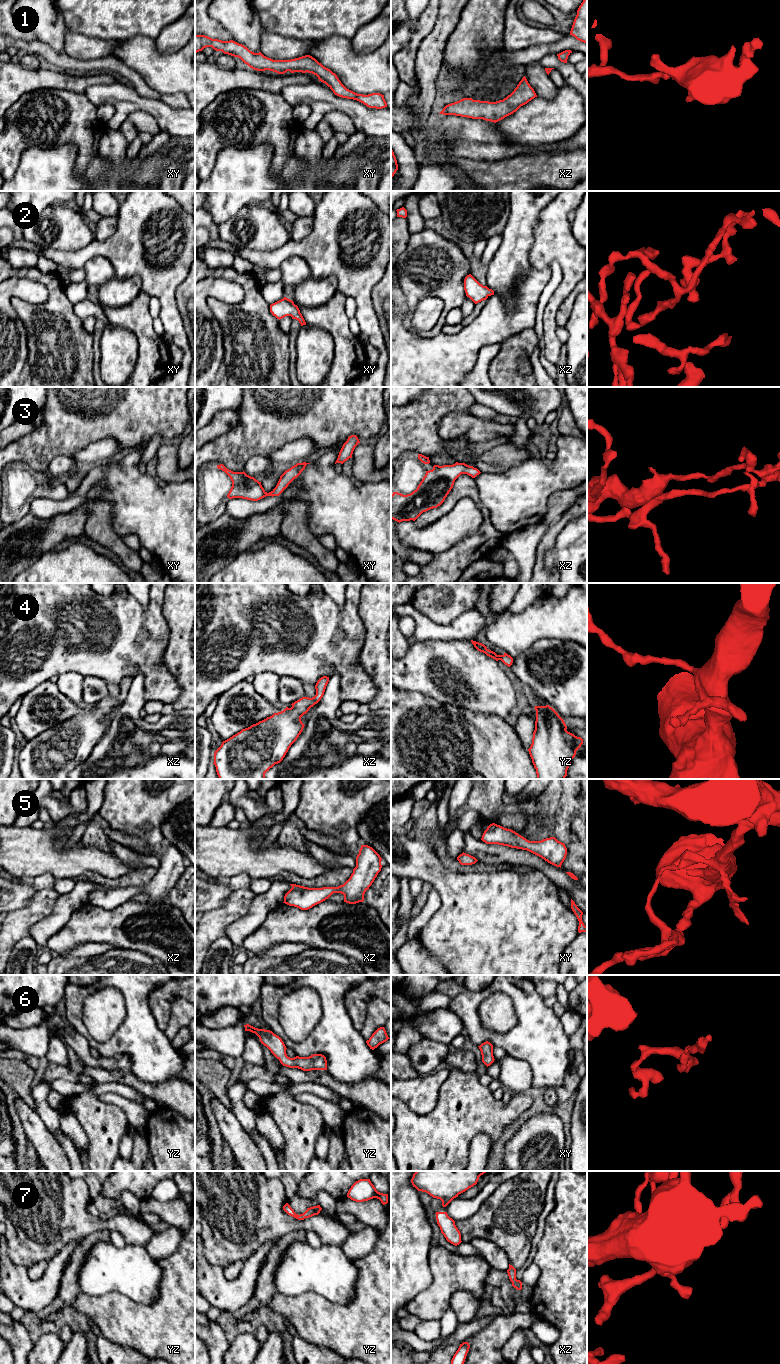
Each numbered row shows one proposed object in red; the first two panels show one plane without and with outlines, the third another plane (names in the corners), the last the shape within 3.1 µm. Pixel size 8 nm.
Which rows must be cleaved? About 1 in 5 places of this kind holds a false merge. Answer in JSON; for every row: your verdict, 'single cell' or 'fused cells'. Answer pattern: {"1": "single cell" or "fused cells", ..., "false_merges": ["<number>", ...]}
{"1": "single cell", "2": "single cell", "3": "single cell", "4": "single cell", "5": "single cell", "6": "single cell", "7": "single cell", "false_merges": []}

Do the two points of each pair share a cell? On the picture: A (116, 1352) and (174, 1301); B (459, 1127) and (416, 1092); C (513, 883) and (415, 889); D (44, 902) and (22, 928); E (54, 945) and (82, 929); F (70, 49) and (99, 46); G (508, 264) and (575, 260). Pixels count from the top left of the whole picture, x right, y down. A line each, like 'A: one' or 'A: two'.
A: two
B: two
C: two
D: one
E: one
F: one
G: two

